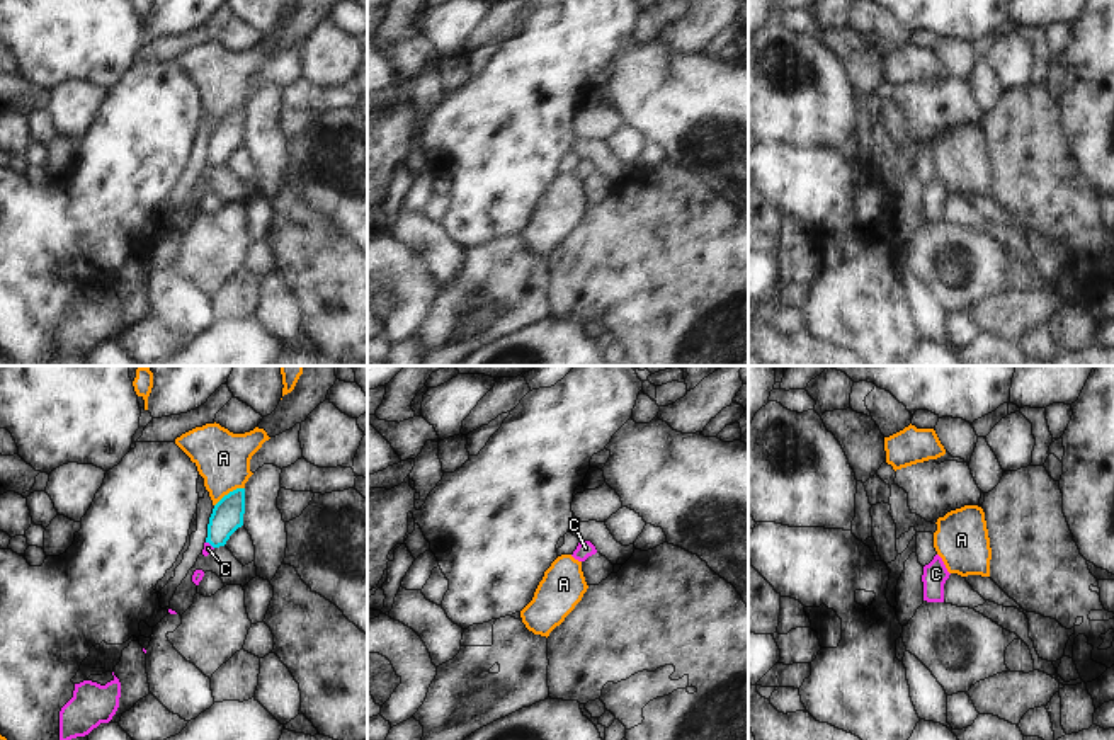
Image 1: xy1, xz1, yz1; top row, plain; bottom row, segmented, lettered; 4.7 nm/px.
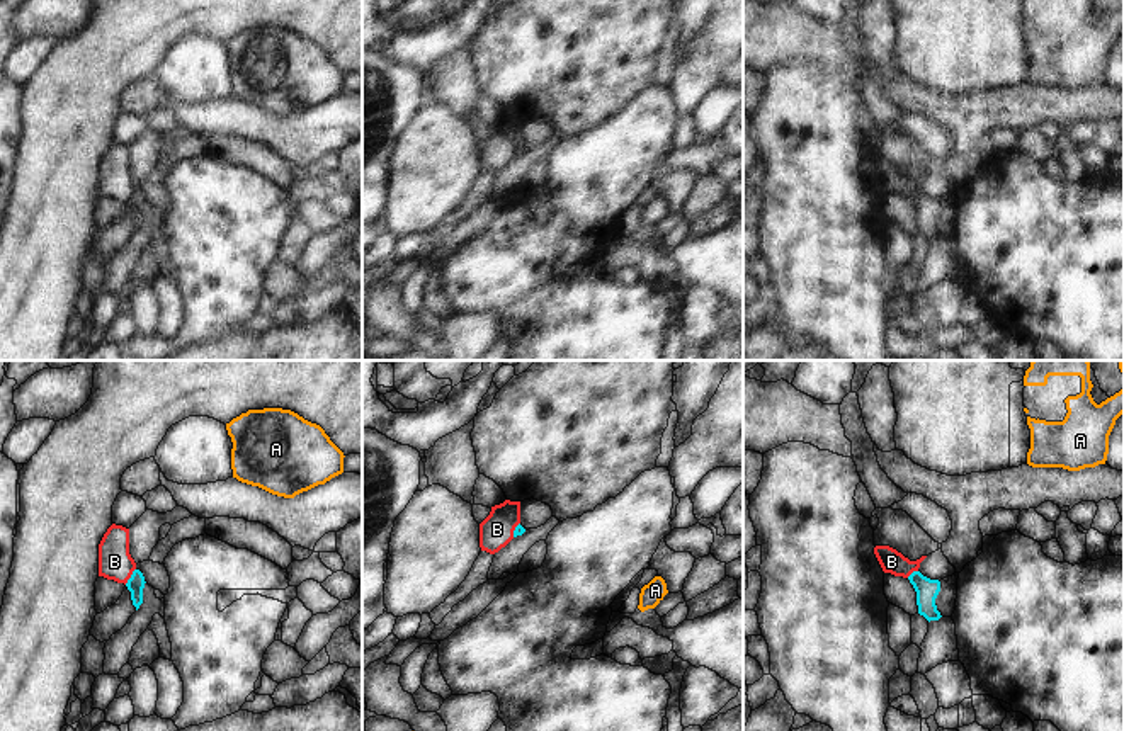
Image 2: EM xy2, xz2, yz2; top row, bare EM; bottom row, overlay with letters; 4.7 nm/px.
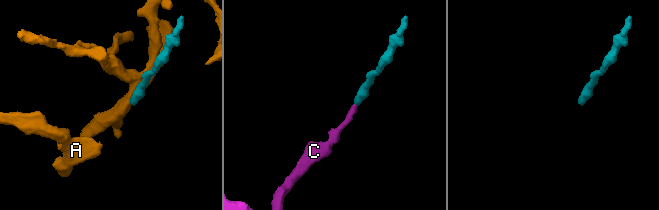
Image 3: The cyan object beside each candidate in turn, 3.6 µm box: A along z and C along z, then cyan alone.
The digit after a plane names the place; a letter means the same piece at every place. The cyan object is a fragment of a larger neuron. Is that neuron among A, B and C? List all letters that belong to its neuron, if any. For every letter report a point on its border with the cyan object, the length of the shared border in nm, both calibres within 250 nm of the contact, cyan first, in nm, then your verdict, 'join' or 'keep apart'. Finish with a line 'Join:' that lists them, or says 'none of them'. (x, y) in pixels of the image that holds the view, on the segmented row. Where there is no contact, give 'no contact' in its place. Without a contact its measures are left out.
A: xy1 (230, 492) | 170 nm | 150/260 nm | keep apart
B: xy2 (131, 577) | 90 nm | 80/160 nm | keep apart
C: xy1 (210, 543) | 50 nm | 150/50 nm | join
Join: C

